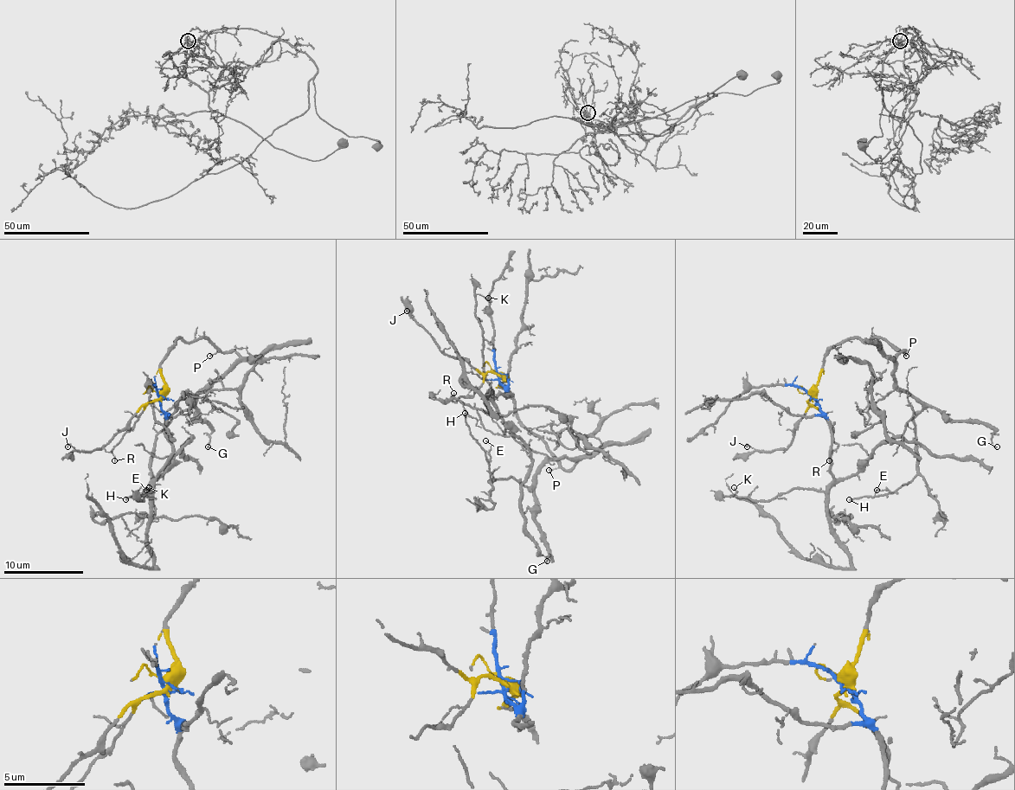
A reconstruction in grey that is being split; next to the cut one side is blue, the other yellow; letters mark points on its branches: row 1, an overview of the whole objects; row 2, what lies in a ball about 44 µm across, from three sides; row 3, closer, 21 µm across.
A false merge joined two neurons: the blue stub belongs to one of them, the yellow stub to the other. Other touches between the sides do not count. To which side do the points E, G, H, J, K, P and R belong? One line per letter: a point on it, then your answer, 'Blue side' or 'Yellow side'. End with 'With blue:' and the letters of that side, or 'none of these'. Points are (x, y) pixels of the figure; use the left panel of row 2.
E: Place: (146, 490). Yellow side
G: Place: (208, 446). Yellow side
H: Place: (125, 499). Yellow side
J: Place: (67, 446). Yellow side
K: Place: (149, 487). Blue side
P: Place: (209, 356). Yellow side
R: Place: (114, 460). Yellow side
With blue: K

